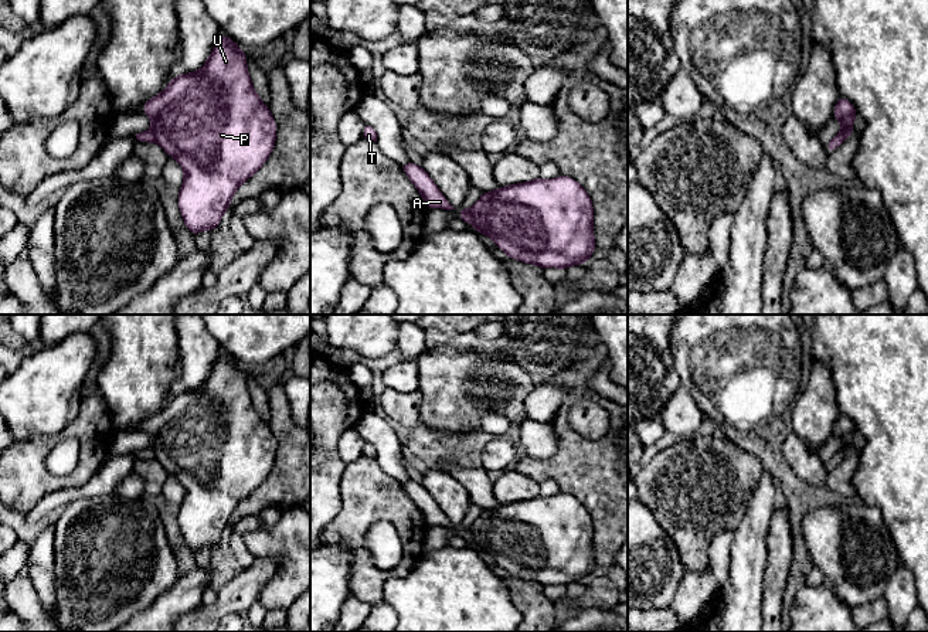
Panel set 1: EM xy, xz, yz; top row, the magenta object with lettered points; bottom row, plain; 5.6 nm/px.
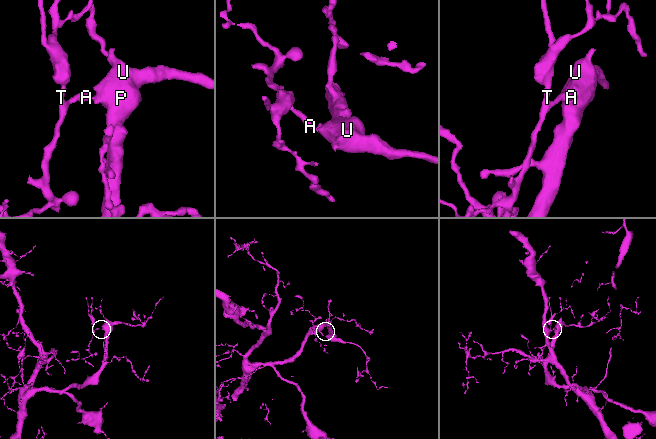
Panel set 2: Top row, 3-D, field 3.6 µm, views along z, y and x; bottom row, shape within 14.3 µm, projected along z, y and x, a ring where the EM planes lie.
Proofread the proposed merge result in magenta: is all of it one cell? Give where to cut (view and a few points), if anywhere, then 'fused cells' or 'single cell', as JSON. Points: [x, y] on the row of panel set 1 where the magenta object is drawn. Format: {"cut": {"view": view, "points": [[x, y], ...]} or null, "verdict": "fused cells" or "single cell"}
{"cut": {"view": "xz", "points": [[469, 210], [472, 223]]}, "verdict": "fused cells"}

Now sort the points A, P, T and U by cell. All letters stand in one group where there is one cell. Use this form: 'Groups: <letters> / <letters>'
Groups: A T / P U

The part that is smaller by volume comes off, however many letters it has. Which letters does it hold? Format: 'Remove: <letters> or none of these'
Remove: A, T

